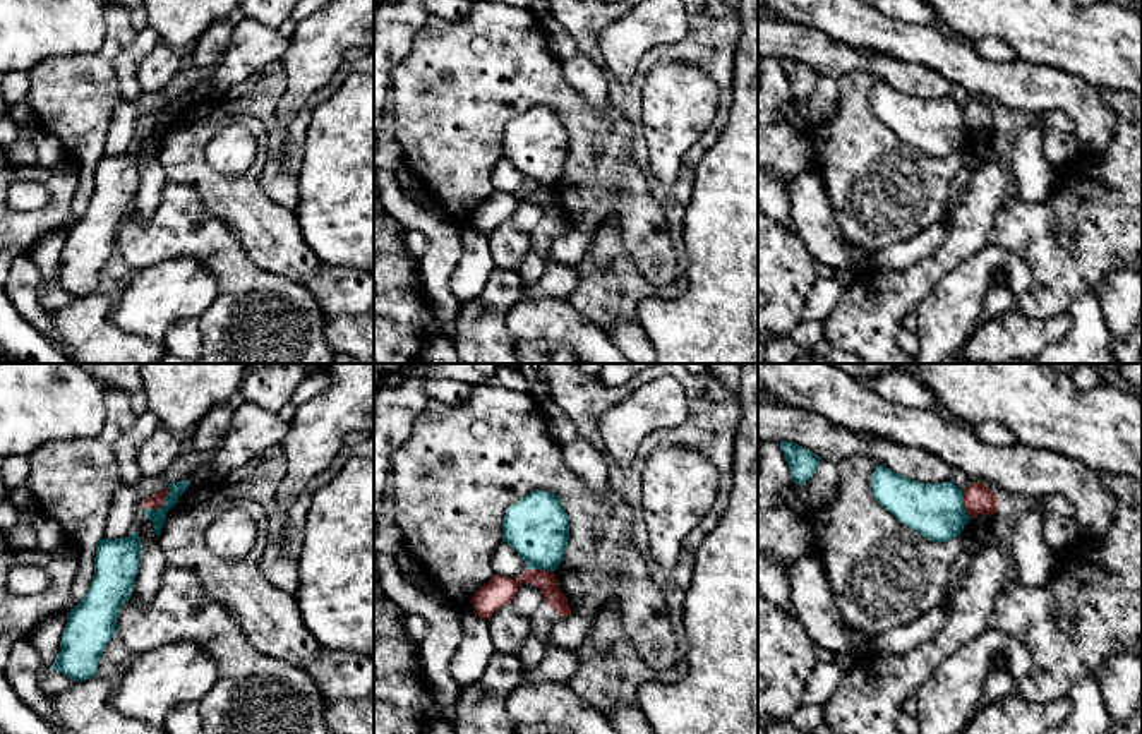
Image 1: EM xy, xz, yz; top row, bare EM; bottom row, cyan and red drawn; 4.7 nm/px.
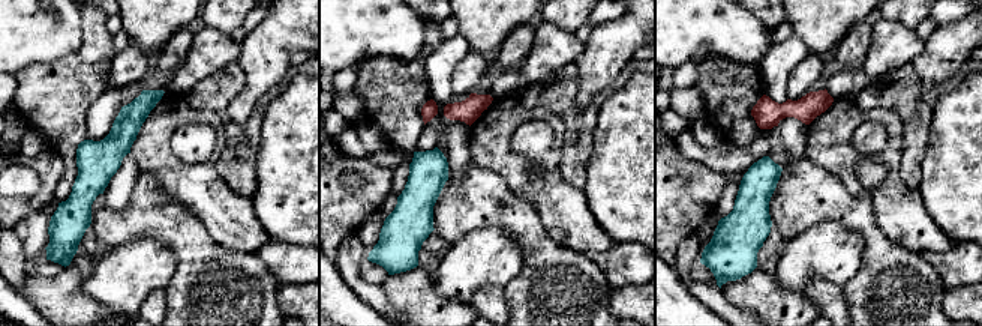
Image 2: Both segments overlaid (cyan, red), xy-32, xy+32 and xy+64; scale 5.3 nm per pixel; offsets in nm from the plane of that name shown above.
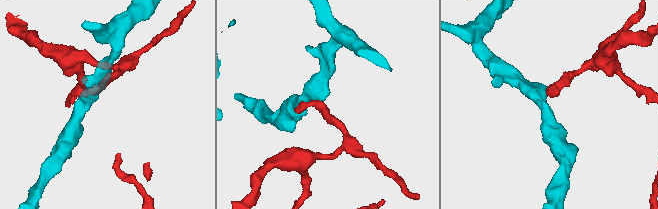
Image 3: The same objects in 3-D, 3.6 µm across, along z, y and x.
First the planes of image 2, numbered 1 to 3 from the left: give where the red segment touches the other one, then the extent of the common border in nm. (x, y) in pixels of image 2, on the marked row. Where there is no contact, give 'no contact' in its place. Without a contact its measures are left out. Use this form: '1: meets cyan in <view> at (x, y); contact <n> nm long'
1: no contact
2: no contact
3: no contact

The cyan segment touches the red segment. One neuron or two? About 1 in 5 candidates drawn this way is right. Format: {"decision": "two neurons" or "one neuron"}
{"decision": "two neurons"}

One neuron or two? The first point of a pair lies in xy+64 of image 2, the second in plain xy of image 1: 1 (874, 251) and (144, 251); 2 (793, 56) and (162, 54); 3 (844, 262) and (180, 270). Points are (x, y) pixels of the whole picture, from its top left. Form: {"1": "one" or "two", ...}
{"1": "one", "2": "two", "3": "one"}

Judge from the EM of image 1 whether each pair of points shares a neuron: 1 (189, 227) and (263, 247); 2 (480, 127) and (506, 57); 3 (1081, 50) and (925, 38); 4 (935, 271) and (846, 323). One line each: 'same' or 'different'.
1: different
2: same
3: different
4: same

